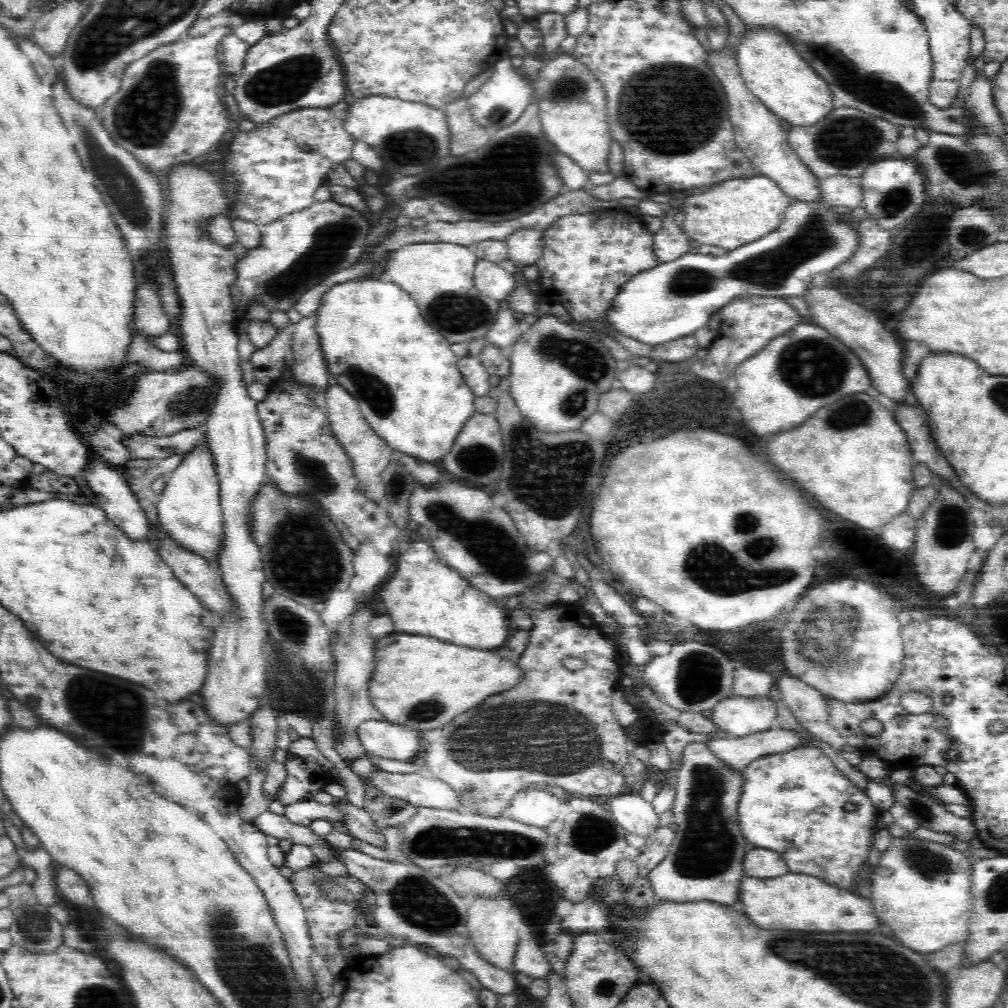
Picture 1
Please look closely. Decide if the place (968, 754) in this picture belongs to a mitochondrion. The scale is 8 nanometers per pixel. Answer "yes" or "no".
no

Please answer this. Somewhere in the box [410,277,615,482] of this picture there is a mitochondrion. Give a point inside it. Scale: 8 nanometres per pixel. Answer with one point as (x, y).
(589, 365)

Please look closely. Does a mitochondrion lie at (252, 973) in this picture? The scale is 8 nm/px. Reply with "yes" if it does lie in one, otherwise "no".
yes

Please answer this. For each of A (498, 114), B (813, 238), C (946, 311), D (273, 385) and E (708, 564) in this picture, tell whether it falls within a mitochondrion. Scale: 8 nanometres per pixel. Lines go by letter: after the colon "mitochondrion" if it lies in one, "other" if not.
A: mitochondrion
B: mitochondrion
C: other
D: other
E: mitochondrion

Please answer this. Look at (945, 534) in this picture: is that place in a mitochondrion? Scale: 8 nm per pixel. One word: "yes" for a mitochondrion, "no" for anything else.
yes

